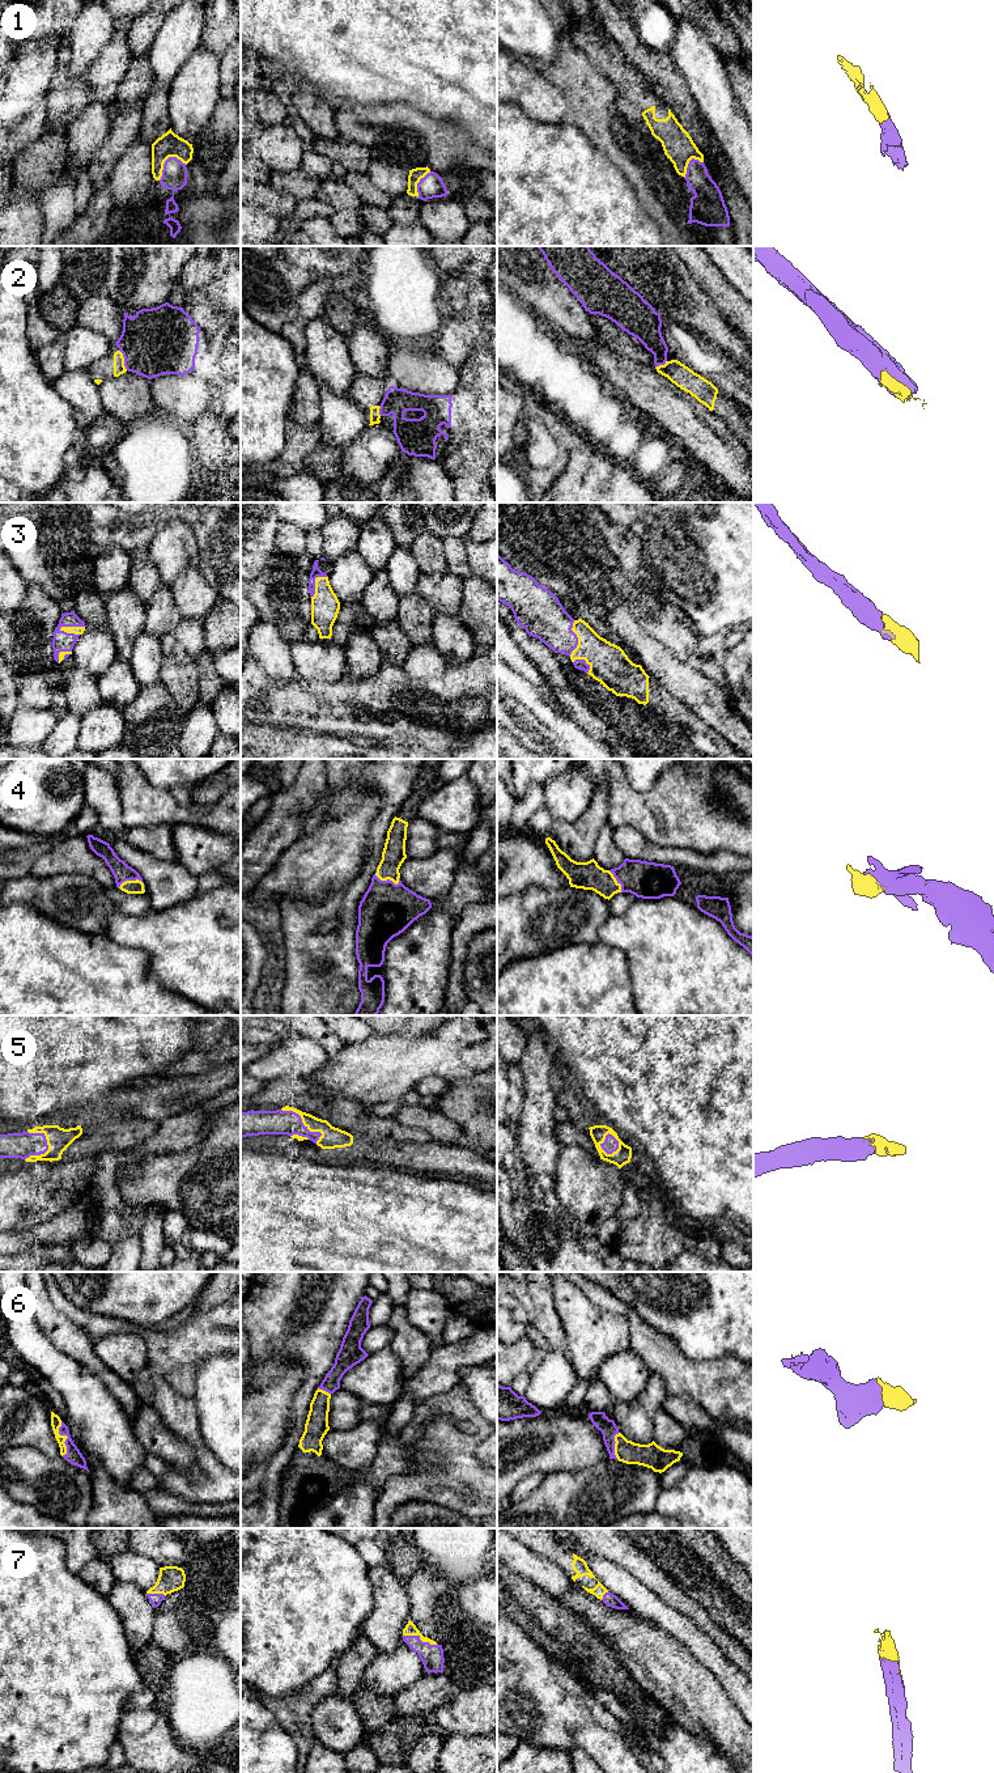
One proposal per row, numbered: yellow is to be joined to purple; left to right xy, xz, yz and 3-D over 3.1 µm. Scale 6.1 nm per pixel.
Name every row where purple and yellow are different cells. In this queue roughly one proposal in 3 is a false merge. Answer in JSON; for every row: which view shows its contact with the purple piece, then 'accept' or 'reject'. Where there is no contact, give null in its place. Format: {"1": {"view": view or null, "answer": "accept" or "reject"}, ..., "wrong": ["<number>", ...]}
{"1": {"view": "xy", "answer": "accept"}, "2": {"view": "xy", "answer": "reject"}, "3": {"view": "xy", "answer": "accept"}, "4": {"view": "xy", "answer": "accept"}, "5": {"view": "xz", "answer": "accept"}, "6": {"view": "xy", "answer": "accept"}, "7": {"view": "xz", "answer": "accept"}, "wrong": ["2"]}

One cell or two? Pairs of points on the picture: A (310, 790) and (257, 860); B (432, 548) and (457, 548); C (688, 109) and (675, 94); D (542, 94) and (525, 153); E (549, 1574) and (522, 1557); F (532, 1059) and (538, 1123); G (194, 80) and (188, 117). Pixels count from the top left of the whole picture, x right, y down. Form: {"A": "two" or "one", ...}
{"A": "one", "B": "two", "C": "one", "D": "two", "E": "one", "F": "one", "G": "one"}

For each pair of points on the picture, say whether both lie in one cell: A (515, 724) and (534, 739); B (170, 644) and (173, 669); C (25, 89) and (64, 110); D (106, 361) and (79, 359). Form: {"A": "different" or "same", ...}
{"A": "same", "B": "different", "C": "different", "D": "different"}

